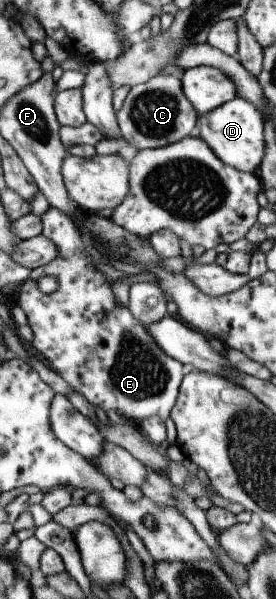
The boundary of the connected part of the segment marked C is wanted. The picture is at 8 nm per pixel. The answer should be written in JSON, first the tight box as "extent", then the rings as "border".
{"extent":[117,75,199,150],"border":[[[157,75],[148,83],[131,88],[124,107],[117,110],[120,129],[126,141],[140,150],[163,148],[191,137],[199,113],[184,93],[181,79],[174,75]]]}

